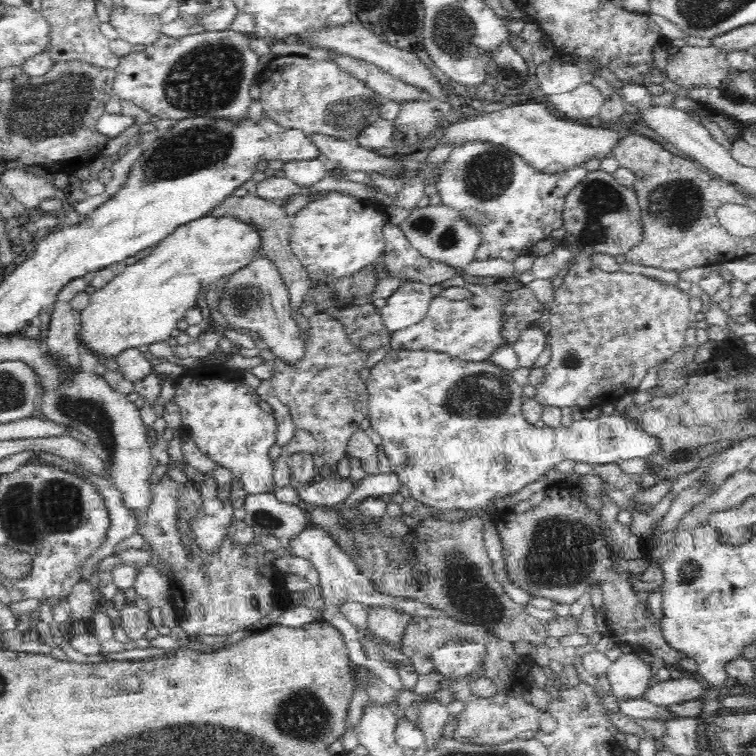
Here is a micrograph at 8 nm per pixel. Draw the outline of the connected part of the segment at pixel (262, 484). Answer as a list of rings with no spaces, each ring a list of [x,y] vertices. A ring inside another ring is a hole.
[[[207,366],[188,371],[175,380],[174,402],[181,420],[188,426],[190,437],[200,452],[210,460],[231,471],[251,495],[272,493],[274,484],[273,460],[269,452],[276,444],[276,421],[258,407],[259,400],[246,384],[234,380],[234,376],[212,376]],[[224,378],[230,378],[225,382]]]

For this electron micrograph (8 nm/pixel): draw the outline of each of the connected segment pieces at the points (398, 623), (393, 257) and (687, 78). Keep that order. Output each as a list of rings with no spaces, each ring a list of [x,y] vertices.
[[[369,605],[367,608],[367,624],[370,636],[377,636],[399,648],[399,640],[410,620],[410,615],[400,607],[378,607]]]
[[[385,224],[383,239],[385,240],[385,250],[381,264],[384,275],[408,277],[414,283],[422,283],[427,286],[440,284],[455,276],[452,265],[422,256],[420,251],[412,246],[399,226]]]
[[[686,44],[677,53],[668,57],[665,67],[668,78],[677,85],[684,86],[689,91],[692,88],[721,88],[723,81],[732,71],[730,63],[727,61],[727,53],[716,46],[700,47]]]

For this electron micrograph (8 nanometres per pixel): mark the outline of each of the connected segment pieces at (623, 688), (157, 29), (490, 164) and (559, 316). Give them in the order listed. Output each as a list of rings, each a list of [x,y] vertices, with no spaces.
[[[634,653],[622,654],[604,674],[603,682],[617,700],[639,699],[649,687],[656,665],[642,661]]]
[[[113,5],[110,12],[110,24],[117,30],[120,40],[131,46],[150,46],[161,36],[162,21],[160,15],[148,13],[147,15]]]
[[[474,142],[466,146],[454,147],[446,164],[446,172],[440,176],[437,184],[441,205],[455,210],[467,222],[475,222],[481,242],[474,256],[476,260],[502,258],[515,259],[519,254],[532,253],[532,246],[539,240],[550,237],[553,230],[562,226],[562,211],[565,207],[566,195],[588,172],[581,165],[574,165],[562,172],[543,173],[534,170],[526,161],[502,146],[494,146],[485,142]]]
[[[575,252],[574,262],[572,262],[572,266],[568,266],[568,274],[564,276],[564,281],[556,289],[554,302],[550,306],[550,332],[547,333],[547,336],[548,343],[552,346],[552,355],[549,364],[544,366],[544,380],[536,386],[536,394],[534,394],[533,399],[544,406],[554,405],[560,408],[564,406],[602,407],[609,403],[613,404],[616,399],[620,399],[626,393],[634,392],[649,369],[667,361],[668,358],[685,348],[685,335],[688,332],[689,322],[694,319],[691,313],[690,299],[691,296],[688,292],[679,289],[678,286],[663,284],[660,280],[652,280],[641,274],[626,274],[621,270],[618,272],[604,272],[593,263],[590,256],[586,256],[583,252]]]

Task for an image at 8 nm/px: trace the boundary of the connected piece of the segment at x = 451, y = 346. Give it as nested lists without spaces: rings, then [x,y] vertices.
[[[466,281],[464,288],[472,292],[472,298],[462,301],[452,301],[442,298],[442,296],[434,297],[426,319],[423,319],[422,322],[415,326],[391,334],[391,349],[398,351],[403,349],[408,351],[445,353],[464,362],[488,361],[490,354],[492,354],[500,344],[506,344],[504,337],[500,335],[500,330],[502,330],[502,324],[504,324],[504,321],[502,321],[502,306],[504,306],[504,301],[508,300],[508,294],[506,291],[498,288],[496,282],[493,284],[474,284]]]

